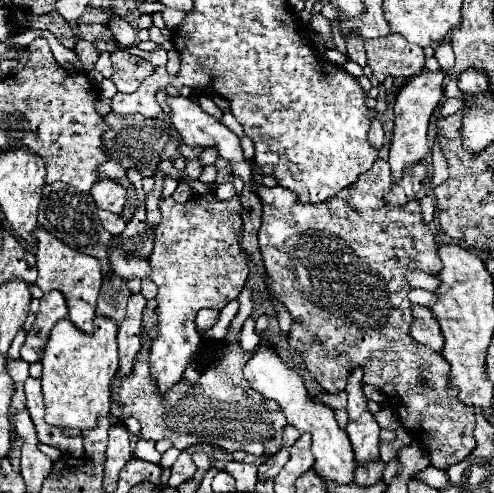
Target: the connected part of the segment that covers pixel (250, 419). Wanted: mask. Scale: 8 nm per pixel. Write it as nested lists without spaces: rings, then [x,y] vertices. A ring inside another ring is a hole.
[[[207,340],[203,344],[199,382],[195,386],[189,386],[181,380],[165,394],[165,398],[159,398],[155,382],[149,376],[149,350],[141,348],[129,378],[115,376],[113,380],[111,396],[115,398],[115,402],[111,406],[111,414],[119,420],[135,416],[141,422],[139,438],[167,438],[179,450],[185,450],[191,444],[213,444],[225,448],[227,452],[245,450],[255,456],[277,452],[287,420],[281,412],[267,412],[263,408],[263,398],[243,378],[243,366],[251,358],[251,354],[241,352],[237,344],[233,344],[231,348]]]

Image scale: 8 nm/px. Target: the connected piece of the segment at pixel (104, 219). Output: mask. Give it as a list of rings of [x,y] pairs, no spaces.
[[[99,210],[99,220],[101,220],[103,228],[107,232],[111,232],[113,236],[119,236],[123,232],[123,228],[125,228],[125,220],[119,214],[111,214],[107,210]]]

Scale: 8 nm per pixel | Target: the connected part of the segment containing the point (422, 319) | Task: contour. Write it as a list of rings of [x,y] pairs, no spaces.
[[[413,304],[413,324],[411,324],[411,336],[421,342],[427,344],[433,350],[441,350],[443,348],[443,336],[439,332],[439,324],[435,320],[435,316],[431,314],[429,308],[417,306]]]

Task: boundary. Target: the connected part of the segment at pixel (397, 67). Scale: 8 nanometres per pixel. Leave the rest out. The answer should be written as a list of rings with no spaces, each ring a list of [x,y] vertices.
[[[389,34],[385,38],[367,40],[367,64],[373,76],[383,82],[387,76],[415,76],[425,66],[423,48],[409,44],[399,34]]]

